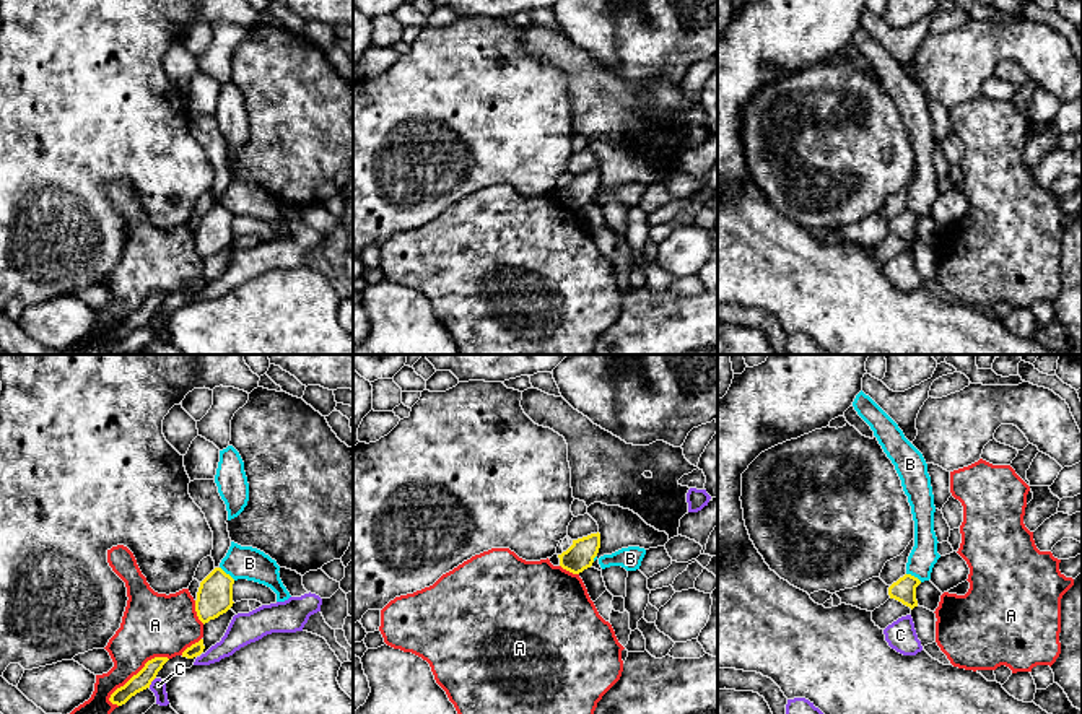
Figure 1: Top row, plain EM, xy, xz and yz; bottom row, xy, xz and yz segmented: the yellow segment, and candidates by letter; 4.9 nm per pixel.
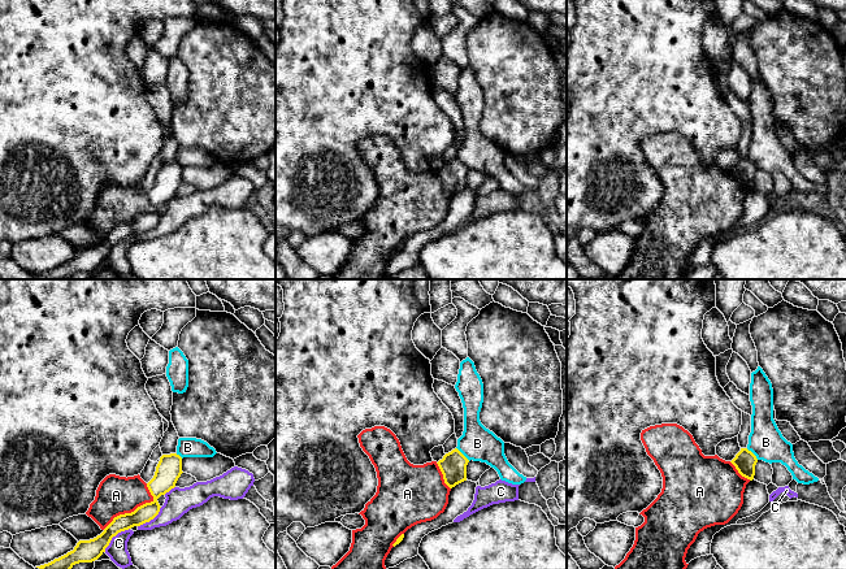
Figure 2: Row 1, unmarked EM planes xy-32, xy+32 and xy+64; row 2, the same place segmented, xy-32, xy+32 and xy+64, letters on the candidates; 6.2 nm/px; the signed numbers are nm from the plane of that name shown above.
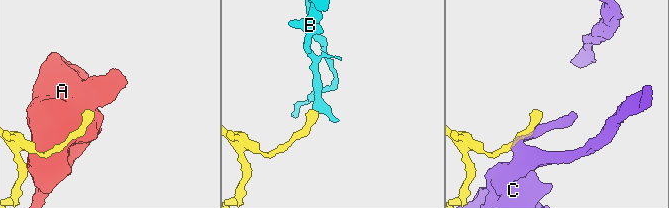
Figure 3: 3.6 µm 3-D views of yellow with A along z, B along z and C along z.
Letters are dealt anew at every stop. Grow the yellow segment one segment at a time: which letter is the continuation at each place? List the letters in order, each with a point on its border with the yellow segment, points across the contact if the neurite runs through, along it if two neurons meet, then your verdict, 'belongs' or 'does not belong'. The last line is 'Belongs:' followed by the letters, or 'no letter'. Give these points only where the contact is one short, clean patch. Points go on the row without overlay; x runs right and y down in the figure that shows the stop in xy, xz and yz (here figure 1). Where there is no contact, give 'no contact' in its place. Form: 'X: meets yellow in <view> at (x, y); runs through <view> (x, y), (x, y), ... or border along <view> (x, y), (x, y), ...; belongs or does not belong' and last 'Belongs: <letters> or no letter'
A: meets yellow in xy at (139, 308); does not belong
B: meets yellow in xy at (228, 210); border along xy (220, 202), (235, 215); does not belong
C: meets yellow in xy at (152, 316); does not belong
Belongs: no letter

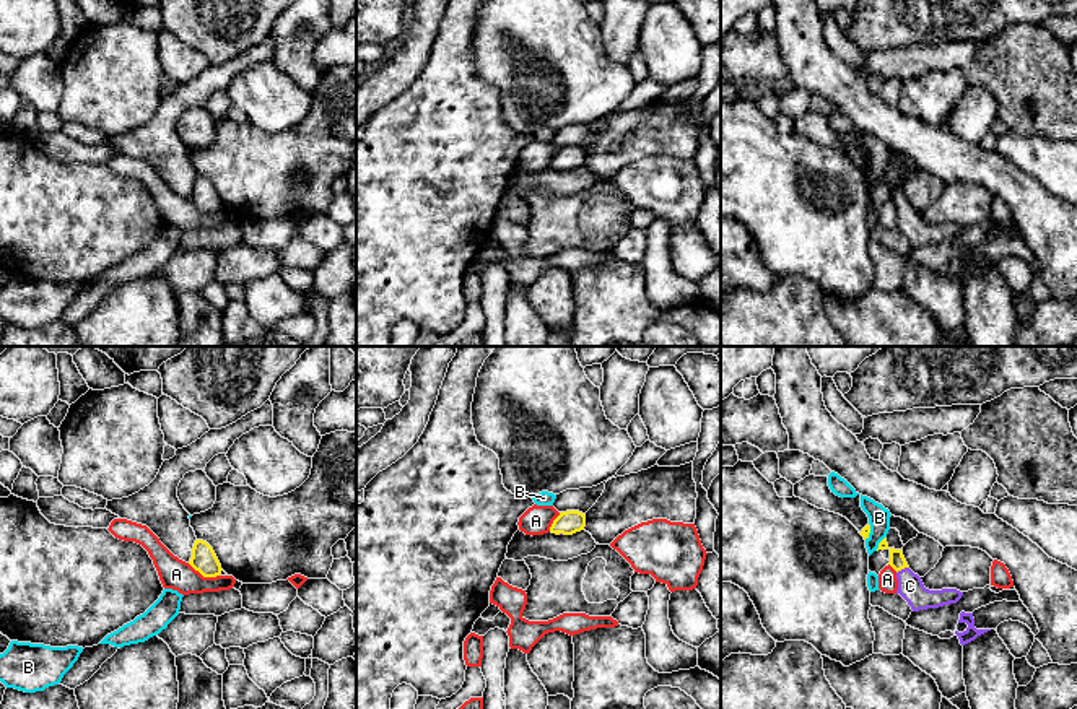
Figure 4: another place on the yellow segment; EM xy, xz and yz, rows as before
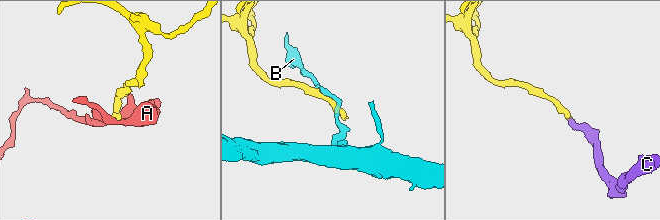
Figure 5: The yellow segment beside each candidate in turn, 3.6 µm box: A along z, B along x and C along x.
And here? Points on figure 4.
A: meets yellow in xy at (204, 212); border along xy (187, 199), (204, 212), (218, 212); does not belong
B: meets yellow in yz at (879, 179); border along yz (884, 173), (876, 186); does not belong
C: meets yellow in yz at (902, 204); runs through yz (897, 195), (902, 204), (910, 221); belongs
Belongs: C

